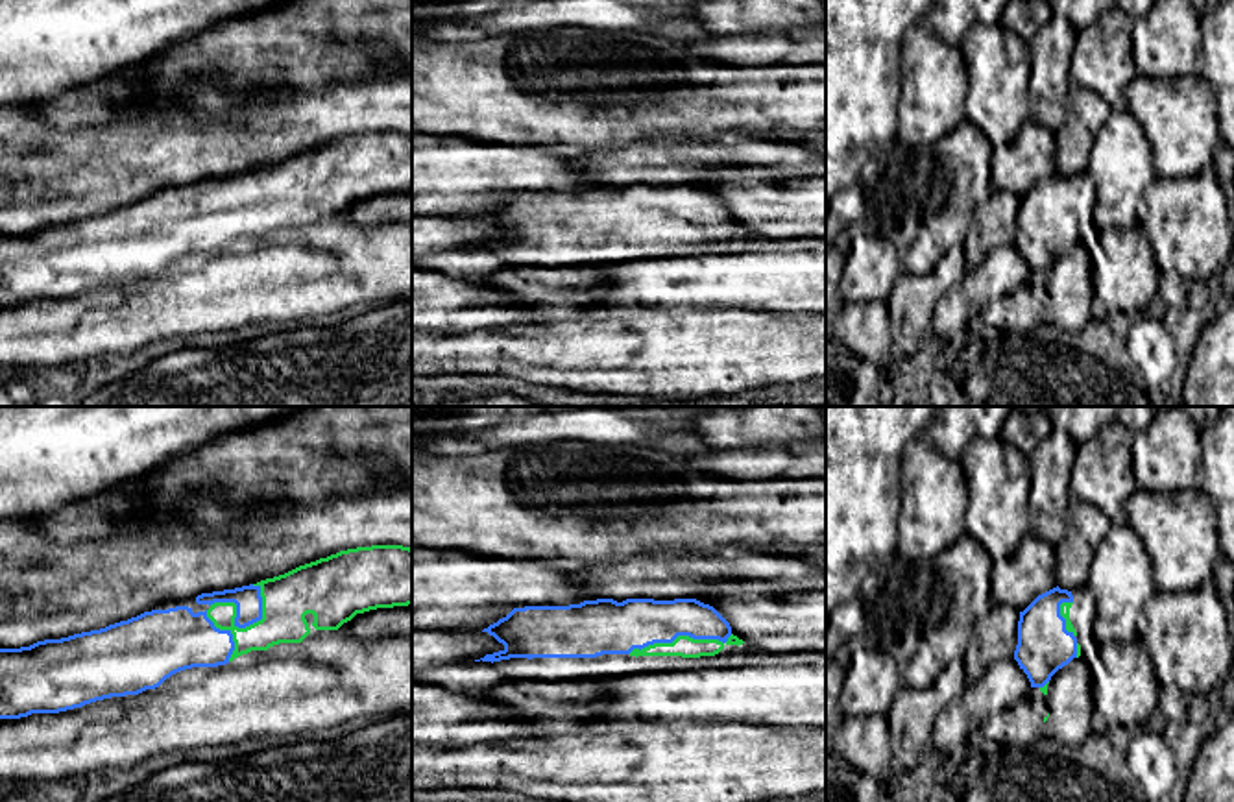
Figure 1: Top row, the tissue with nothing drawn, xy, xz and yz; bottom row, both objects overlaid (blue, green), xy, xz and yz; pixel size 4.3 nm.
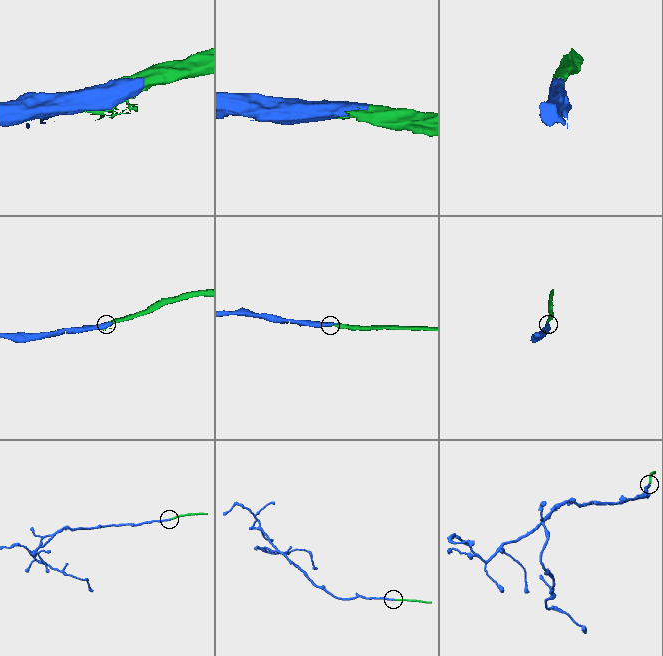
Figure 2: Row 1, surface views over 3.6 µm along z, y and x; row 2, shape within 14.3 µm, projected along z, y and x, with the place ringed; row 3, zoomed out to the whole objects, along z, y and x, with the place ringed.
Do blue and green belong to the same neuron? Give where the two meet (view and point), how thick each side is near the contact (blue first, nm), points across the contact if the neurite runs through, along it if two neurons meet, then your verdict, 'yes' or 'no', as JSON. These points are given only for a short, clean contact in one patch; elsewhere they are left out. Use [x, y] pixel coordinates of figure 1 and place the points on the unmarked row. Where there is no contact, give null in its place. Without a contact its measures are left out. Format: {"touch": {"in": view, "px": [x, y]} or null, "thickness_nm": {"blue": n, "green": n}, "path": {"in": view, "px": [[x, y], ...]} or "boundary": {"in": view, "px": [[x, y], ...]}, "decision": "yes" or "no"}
{"touch": {"in": "xy", "px": [237, 202]}, "thickness_nm": {"blue": 120, "green": 220}, "decision": "yes"}

